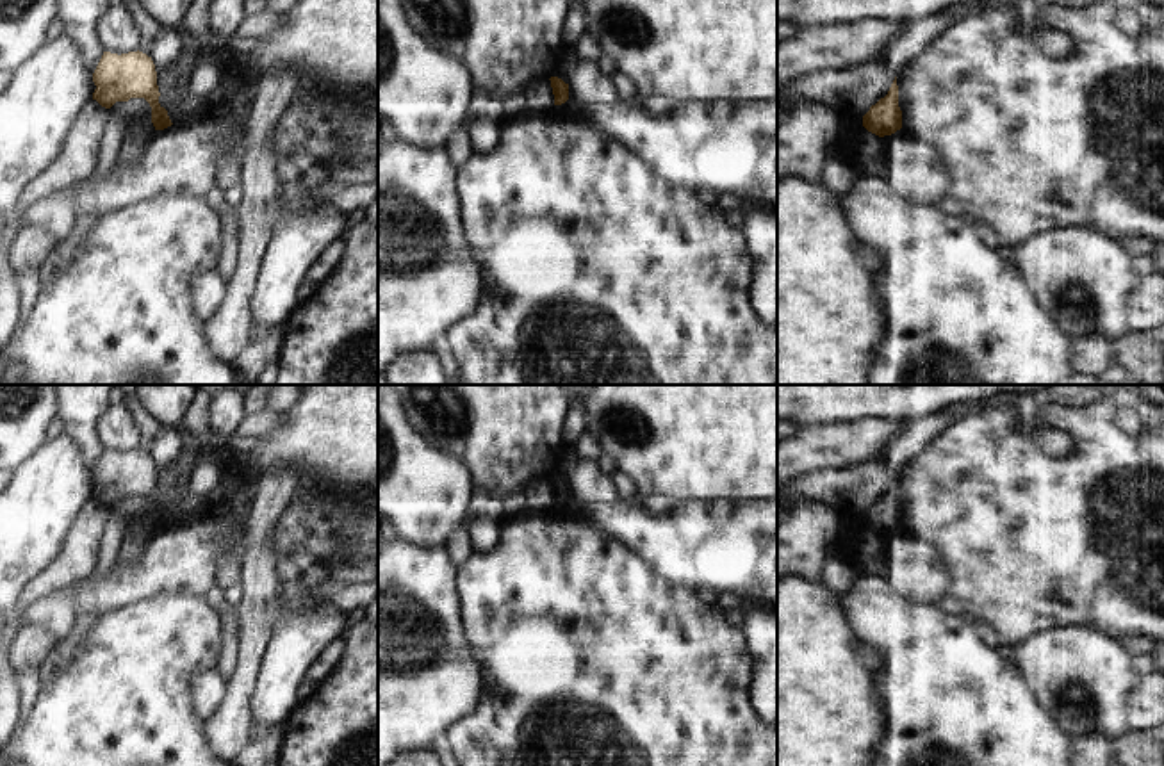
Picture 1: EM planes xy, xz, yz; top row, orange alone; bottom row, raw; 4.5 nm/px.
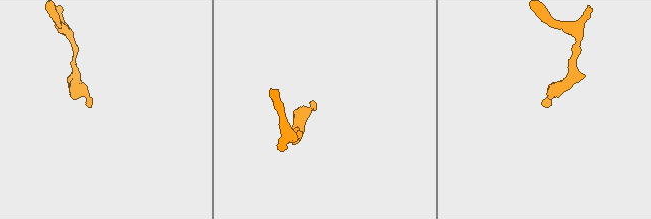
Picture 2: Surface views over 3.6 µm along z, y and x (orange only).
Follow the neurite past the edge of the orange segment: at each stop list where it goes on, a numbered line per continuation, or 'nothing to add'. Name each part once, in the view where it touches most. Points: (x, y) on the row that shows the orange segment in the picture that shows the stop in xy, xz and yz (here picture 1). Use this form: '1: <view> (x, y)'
nothing to add

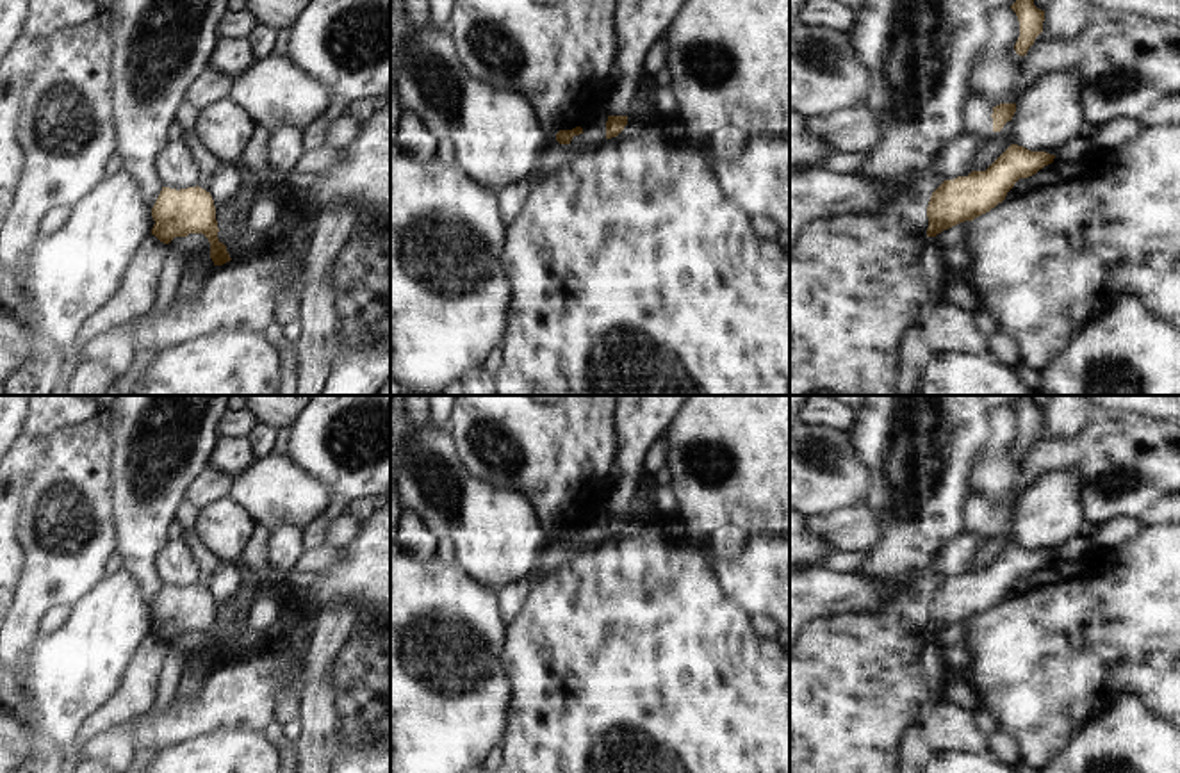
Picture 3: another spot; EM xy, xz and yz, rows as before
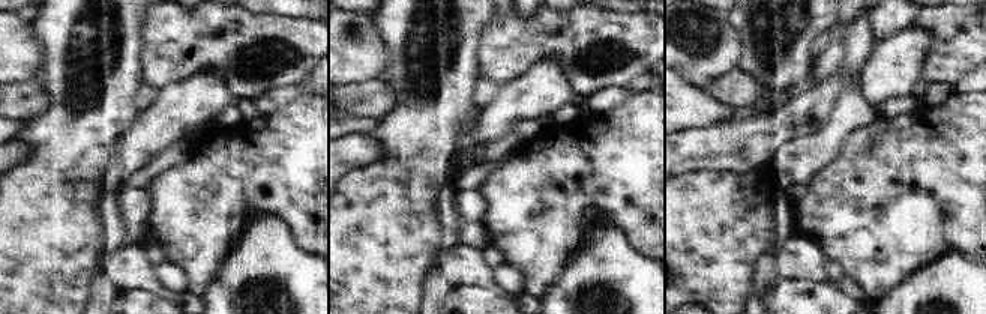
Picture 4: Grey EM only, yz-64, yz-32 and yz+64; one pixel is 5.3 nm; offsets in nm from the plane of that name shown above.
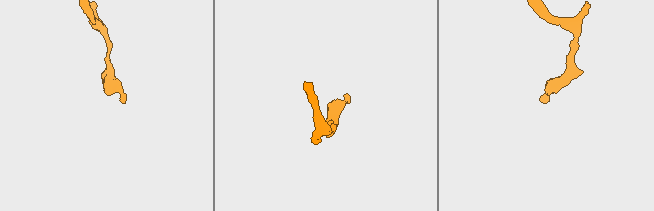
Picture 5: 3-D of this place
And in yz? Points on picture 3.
nothing to add

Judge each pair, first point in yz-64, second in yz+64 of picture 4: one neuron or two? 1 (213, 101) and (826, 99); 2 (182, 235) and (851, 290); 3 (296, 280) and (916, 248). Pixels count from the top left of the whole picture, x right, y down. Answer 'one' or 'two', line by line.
1: two
2: two
3: two

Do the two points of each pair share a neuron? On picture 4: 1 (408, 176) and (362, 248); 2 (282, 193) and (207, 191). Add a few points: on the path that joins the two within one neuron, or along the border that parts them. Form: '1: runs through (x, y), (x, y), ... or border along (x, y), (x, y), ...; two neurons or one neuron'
1: runs through (398, 194), (386, 212), (380, 230); one neuron
2: runs through (264, 184), (225, 184); one neuron

